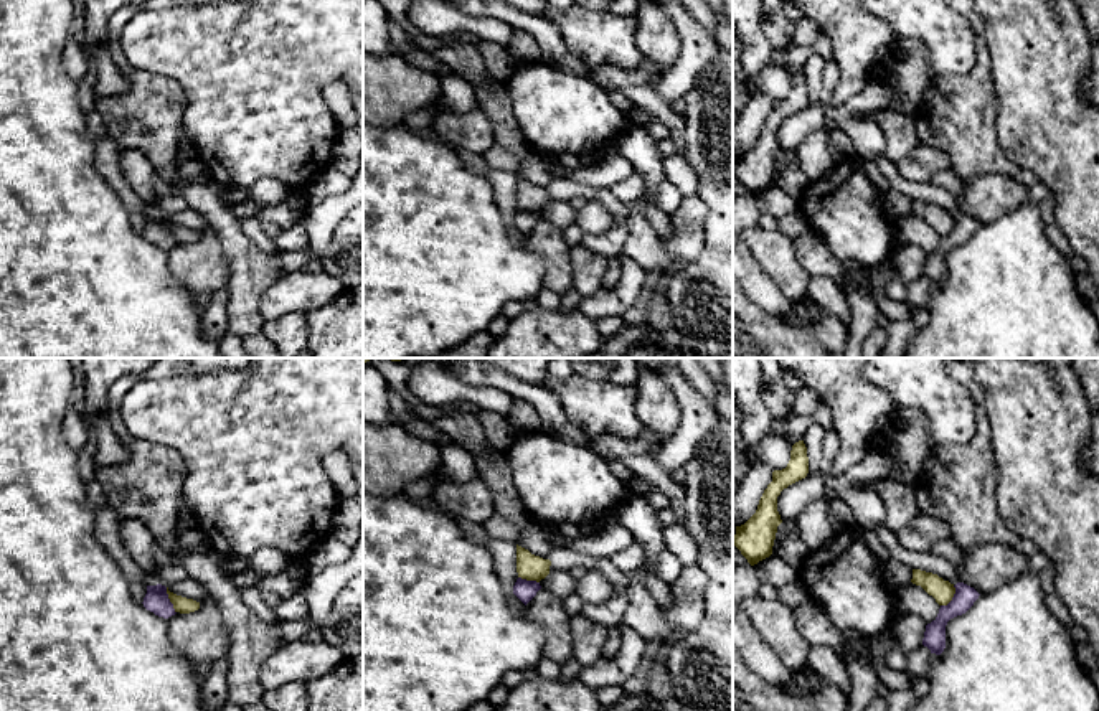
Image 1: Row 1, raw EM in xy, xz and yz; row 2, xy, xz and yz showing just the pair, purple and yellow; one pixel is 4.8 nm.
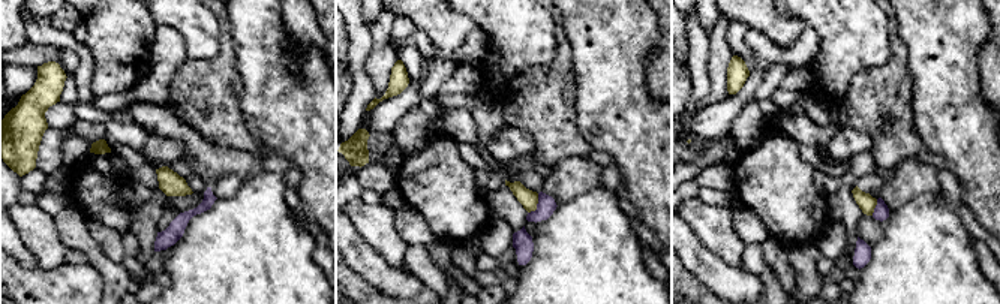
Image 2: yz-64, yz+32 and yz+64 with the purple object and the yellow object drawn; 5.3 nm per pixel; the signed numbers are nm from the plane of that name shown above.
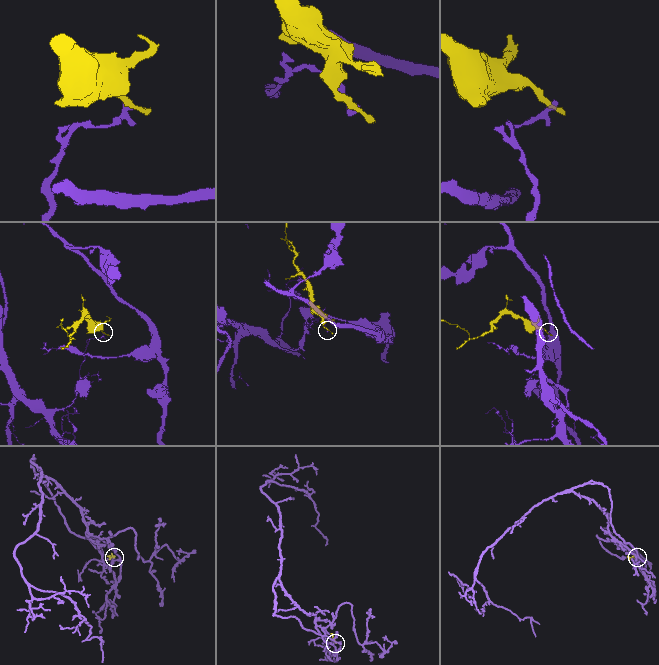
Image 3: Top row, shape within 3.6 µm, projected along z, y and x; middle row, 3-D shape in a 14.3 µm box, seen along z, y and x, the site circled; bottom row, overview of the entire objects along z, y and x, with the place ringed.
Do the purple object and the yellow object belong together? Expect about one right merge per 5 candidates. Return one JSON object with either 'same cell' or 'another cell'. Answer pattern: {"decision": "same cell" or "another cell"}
{"decision": "another cell"}

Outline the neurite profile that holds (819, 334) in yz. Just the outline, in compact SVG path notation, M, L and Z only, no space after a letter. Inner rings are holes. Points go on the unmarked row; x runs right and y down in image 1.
M733 277L733 358L843 358L848 327L835 315L805 299L799 322L772 317L752 304Z

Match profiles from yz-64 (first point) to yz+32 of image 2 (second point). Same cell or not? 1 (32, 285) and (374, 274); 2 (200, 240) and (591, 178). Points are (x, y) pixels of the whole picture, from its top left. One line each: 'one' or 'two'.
1: two
2: two

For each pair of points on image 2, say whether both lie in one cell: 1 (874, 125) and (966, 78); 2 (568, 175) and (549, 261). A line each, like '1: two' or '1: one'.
1: two
2: two

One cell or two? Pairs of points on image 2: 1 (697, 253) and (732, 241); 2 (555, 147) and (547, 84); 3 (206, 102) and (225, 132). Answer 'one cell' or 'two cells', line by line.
1: two cells
2: one cell
3: one cell

